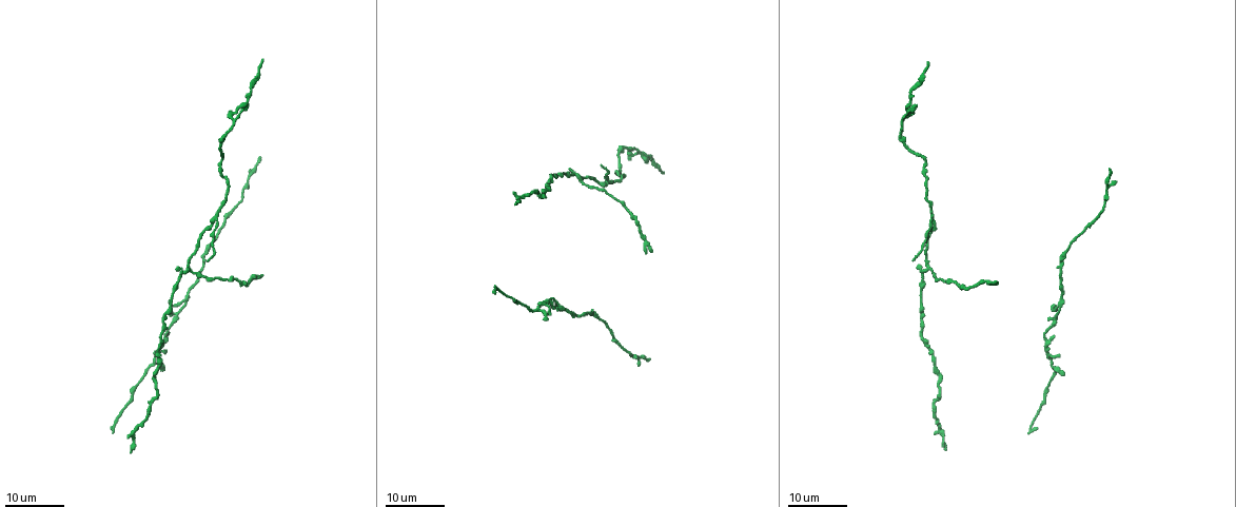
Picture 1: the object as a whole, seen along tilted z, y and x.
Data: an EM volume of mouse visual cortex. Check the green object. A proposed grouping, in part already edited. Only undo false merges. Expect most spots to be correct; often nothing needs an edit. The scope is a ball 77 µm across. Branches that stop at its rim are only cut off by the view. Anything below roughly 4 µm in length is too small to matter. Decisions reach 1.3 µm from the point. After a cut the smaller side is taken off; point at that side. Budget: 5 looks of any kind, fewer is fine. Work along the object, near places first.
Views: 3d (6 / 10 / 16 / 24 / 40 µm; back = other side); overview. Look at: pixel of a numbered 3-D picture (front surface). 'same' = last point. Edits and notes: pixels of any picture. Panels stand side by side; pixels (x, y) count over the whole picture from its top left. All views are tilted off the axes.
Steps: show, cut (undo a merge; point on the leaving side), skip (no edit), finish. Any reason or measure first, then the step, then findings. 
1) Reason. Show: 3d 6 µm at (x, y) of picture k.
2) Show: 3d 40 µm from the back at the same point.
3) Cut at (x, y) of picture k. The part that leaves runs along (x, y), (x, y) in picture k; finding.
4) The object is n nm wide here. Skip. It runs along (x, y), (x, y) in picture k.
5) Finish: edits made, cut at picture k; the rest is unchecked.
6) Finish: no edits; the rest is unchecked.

Show: 3d 24 µm at (1060, 268) of picture 1.

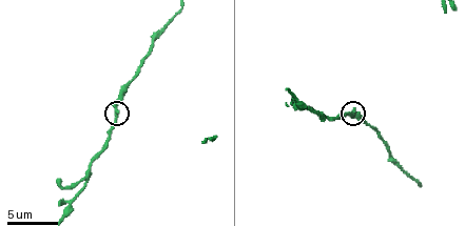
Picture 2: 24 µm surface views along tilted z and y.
Show: 3d 10 µm at (117, 112) of picture 2.

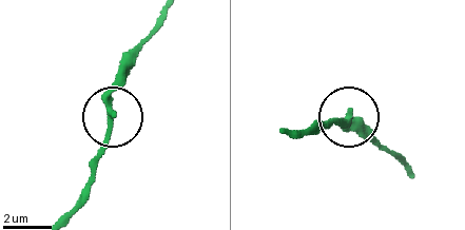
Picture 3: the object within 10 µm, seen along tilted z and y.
Other side. Show: 3d 10 µm from the back at (110, 114) of picture 3.

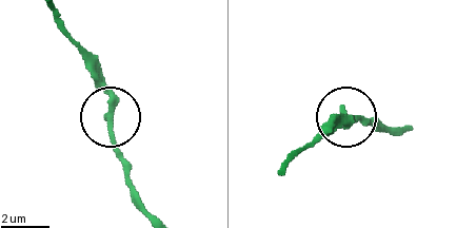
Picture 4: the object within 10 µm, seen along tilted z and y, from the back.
The side arm is 24 µm long. Skip. Continuous, no second neuron.

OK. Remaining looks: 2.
Side arm on a straight run. Show: 3d 16 µm at (541, 305) of picture 1.

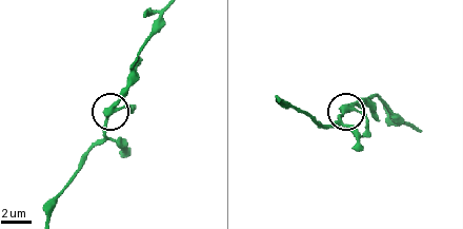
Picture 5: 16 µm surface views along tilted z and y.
Show: 3d 10 µm at (113, 108) of picture 5.

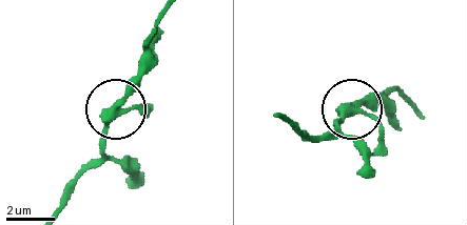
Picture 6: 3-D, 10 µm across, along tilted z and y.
Skip. It runs along (416, 111), (393, 88), (365, 100), (320, 136) in picture 6; continuous, no second neuron.

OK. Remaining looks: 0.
Finish: no edits; the rest is unchecked.

